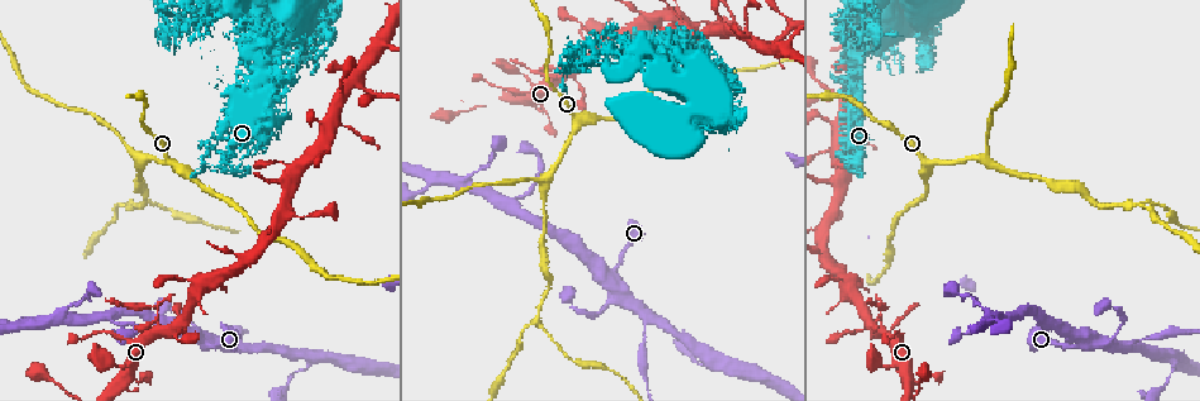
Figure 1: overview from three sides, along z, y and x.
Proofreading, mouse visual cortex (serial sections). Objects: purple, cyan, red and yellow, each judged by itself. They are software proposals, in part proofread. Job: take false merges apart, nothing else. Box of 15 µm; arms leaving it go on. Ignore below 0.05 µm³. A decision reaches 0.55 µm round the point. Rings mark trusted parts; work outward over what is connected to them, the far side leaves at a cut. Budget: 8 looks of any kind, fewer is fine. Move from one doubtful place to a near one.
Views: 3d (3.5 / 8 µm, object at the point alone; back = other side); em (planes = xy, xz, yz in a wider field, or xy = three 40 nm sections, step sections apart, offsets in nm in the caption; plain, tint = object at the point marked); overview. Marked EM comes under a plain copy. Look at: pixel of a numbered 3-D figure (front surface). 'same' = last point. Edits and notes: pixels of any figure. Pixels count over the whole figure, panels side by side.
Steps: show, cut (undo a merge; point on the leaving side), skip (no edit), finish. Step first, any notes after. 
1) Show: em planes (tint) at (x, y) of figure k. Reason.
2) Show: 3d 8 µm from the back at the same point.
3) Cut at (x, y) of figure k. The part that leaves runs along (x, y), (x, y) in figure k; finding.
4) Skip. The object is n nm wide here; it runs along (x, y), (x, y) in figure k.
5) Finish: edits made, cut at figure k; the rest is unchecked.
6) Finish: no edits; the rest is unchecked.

Show: 3d 3.5 µm at (153, 305) of figure 1. Calibre changes.

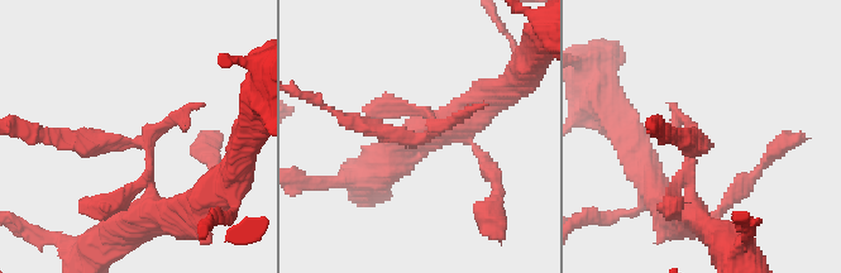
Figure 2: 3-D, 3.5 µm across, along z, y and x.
Show: em xy step 1 (tint) at (417, 138) of figure 2. Now the EM.

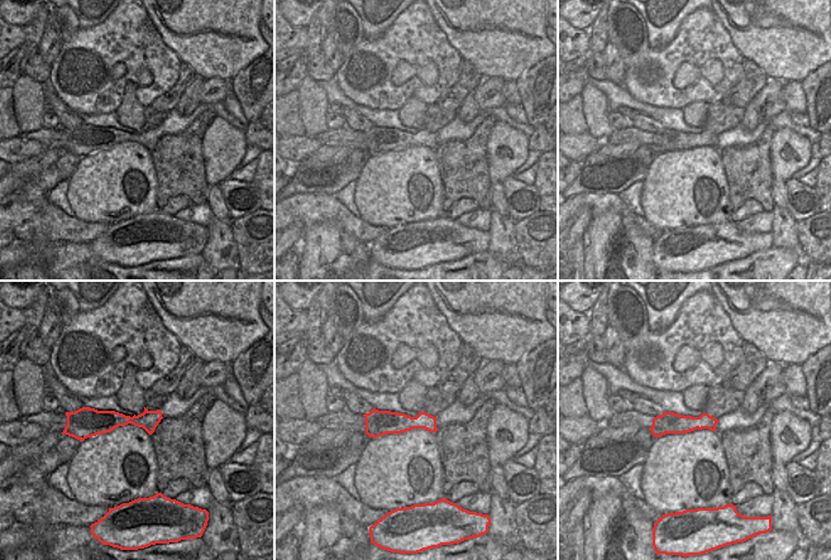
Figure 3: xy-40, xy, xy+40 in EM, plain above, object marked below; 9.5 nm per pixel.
Skip. The object is 220 nm wide here; it runs along (156, 214), (139, 140), (55, 137) in figure 2; one cell here.

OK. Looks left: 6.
Show: 3d 3.5 µm at (758, 46) of figure 1.

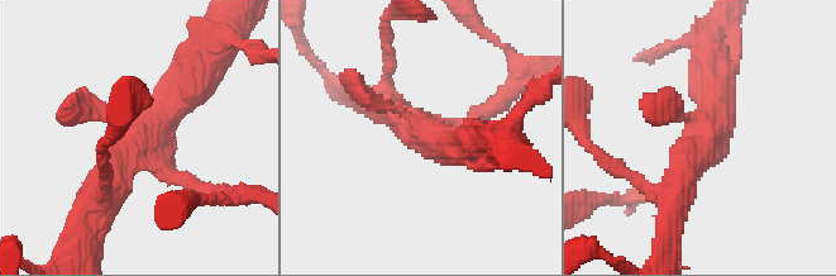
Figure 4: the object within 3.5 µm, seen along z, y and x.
Show: em planes (tint) at (703, 140) of figure 4.

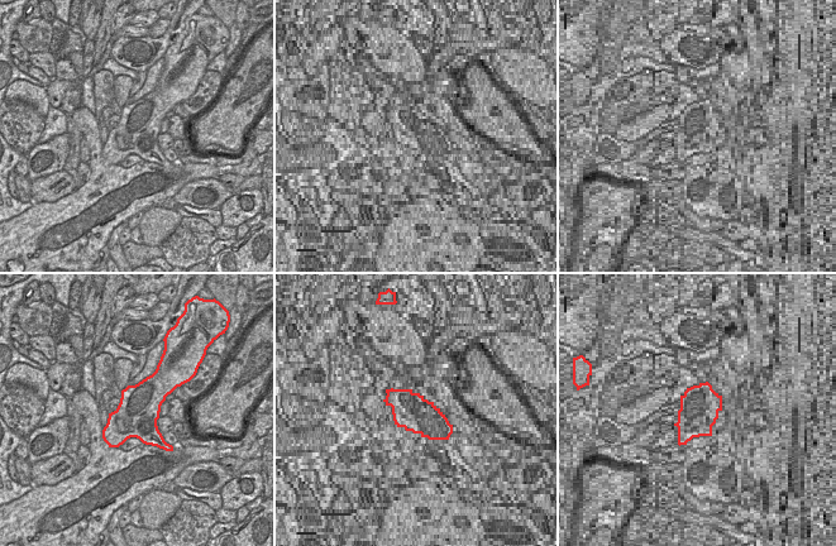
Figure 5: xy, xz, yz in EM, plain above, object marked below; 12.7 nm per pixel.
Show: em xy step 5 (tint) at the same point.

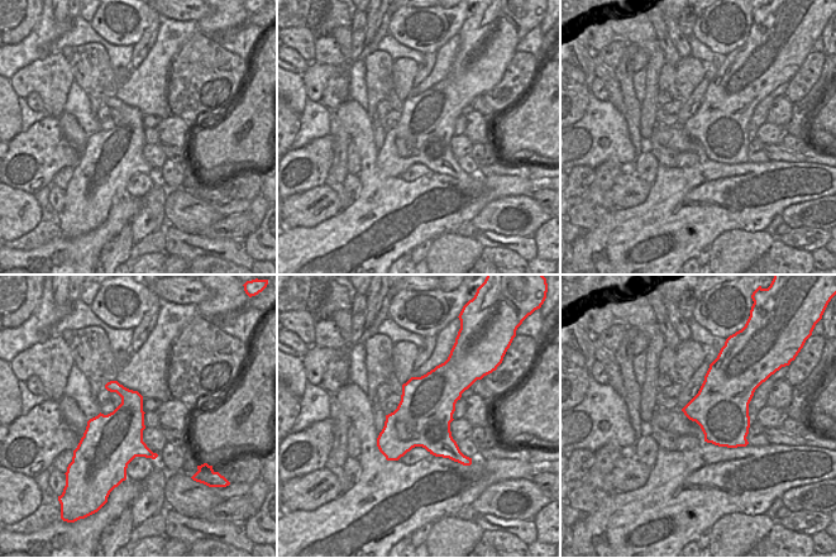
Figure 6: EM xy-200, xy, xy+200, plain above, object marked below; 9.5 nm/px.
Skip. It runs along (94, 204), (113, 169), (194, 79) in figure 4; one cell here.

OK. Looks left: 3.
Show: 3d 3.5 µm at (623, 38) of figure 1. Sharp bend.

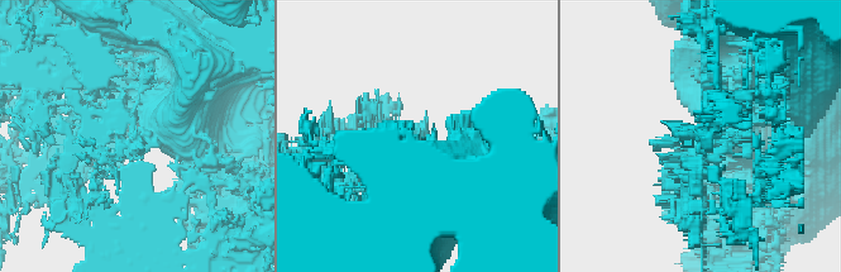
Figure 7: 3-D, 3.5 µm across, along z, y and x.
Show: em xy step 3 (tint) at (139, 139) of figure 7.

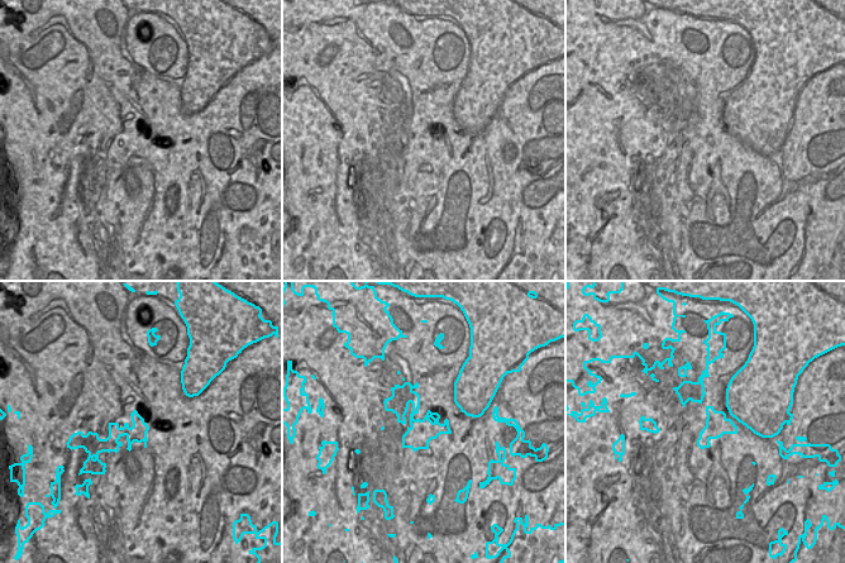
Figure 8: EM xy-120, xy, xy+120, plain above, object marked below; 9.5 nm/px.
Skip. It runs along (483, 184), (378, 128) in figure 7; one cell here.

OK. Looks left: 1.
Finish: no edits; the rest is unchecked.

